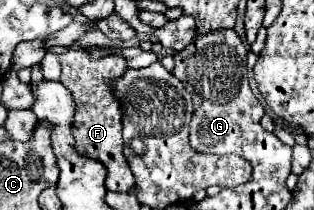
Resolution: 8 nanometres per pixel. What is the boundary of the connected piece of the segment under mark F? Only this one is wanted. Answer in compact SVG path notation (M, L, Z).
M84 48L68 50L60 54L62 64L62 76L60 82L72 92L72 98L76 102L76 114L72 122L72 136L74 136L74 150L82 156L100 160L106 170L106 188L114 192L130 192L134 188L134 174L130 172L130 166L124 156L124 140L122 140L122 110L120 102L110 90L108 82L114 82L118 74L126 72L126 58L120 54L108 54L106 58L90 58L90 54Z

